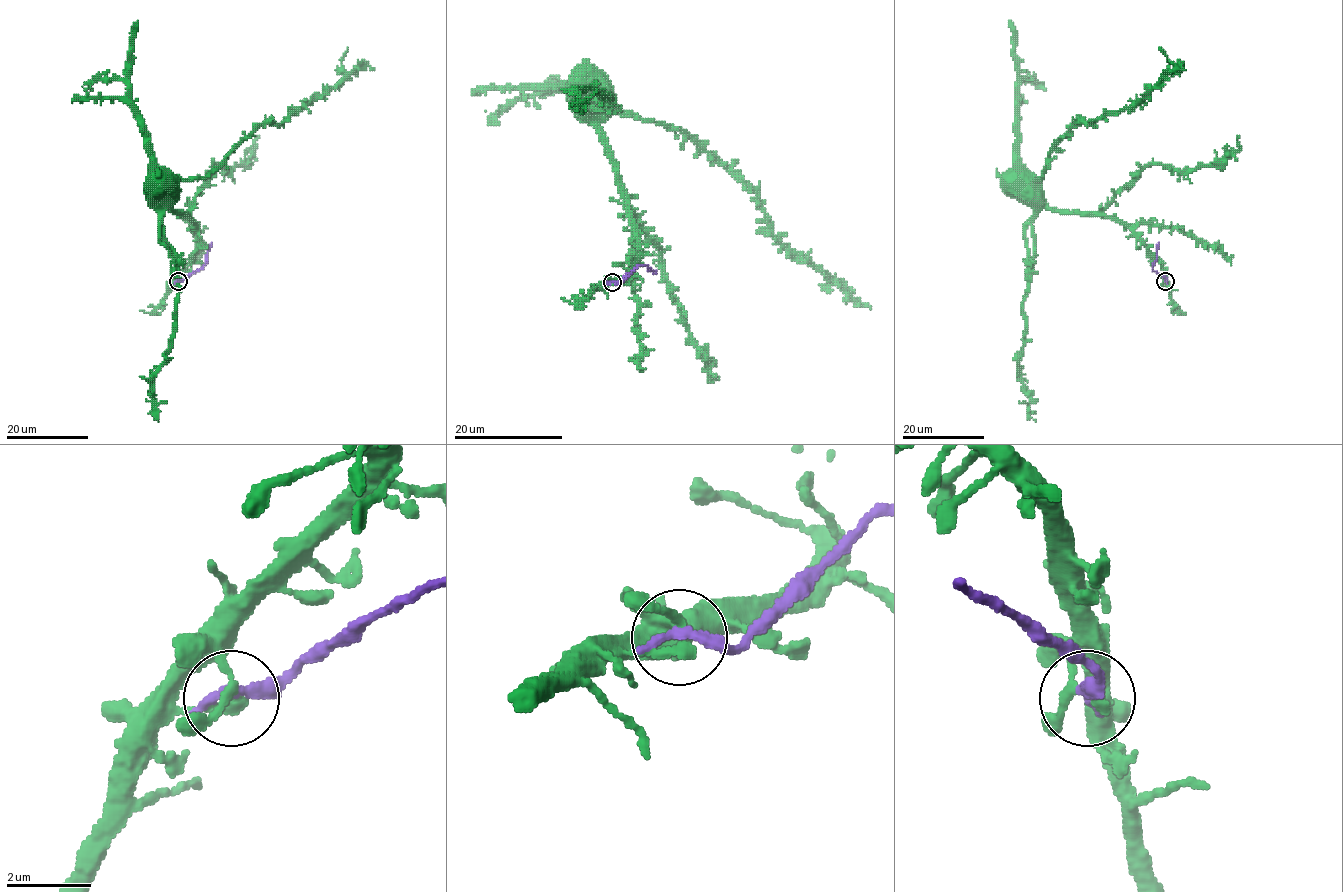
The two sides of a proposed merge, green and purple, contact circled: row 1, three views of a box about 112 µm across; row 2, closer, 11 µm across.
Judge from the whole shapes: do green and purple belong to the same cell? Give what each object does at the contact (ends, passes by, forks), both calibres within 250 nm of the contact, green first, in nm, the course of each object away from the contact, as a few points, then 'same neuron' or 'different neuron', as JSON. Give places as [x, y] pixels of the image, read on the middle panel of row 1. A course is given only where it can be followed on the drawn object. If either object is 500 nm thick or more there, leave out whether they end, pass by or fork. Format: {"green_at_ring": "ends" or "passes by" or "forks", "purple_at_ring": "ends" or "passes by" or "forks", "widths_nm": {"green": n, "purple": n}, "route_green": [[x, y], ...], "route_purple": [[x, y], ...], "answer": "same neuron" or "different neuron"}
{"green_at_ring": "ends", "purple_at_ring": "ends", "widths_nm": {"green": 260, "purple": 320}, "route_green": [[612, 281], [621, 279], [631, 270], [639, 252], [639, 237], [623, 202], [619, 167], [597, 126], [585, 84]], "route_purple": [[612, 282], [621, 282], [638, 266], [644, 265], [657, 274]], "answer": "different neuron"}

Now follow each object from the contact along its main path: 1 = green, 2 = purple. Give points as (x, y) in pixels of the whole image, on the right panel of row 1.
1: (1164, 281), (1163, 265), (1122, 223), (1105, 216), (1056, 212), (1015, 177)
2: (1165, 281), (1152, 267), (1159, 242)

